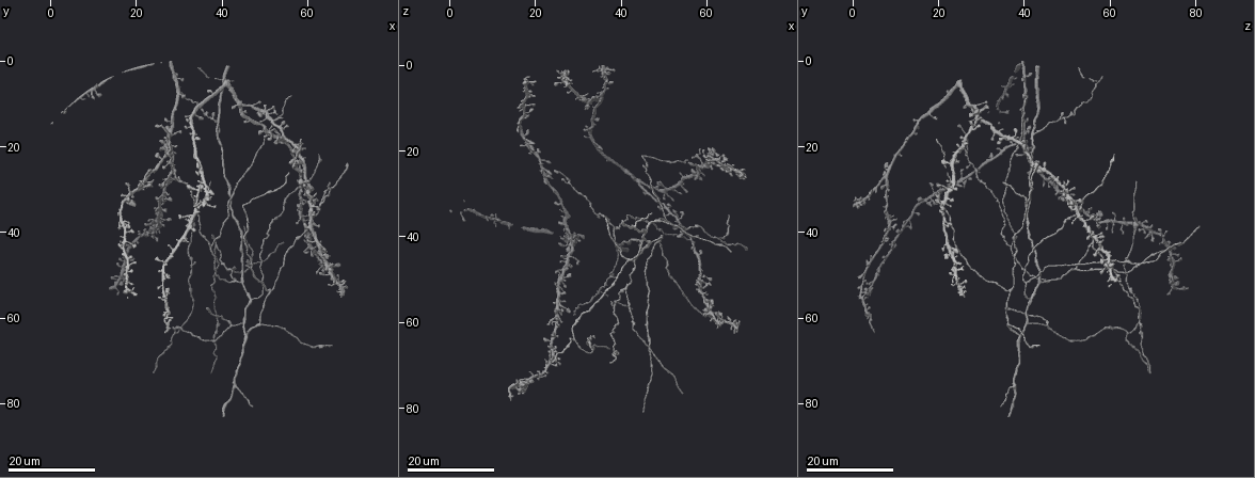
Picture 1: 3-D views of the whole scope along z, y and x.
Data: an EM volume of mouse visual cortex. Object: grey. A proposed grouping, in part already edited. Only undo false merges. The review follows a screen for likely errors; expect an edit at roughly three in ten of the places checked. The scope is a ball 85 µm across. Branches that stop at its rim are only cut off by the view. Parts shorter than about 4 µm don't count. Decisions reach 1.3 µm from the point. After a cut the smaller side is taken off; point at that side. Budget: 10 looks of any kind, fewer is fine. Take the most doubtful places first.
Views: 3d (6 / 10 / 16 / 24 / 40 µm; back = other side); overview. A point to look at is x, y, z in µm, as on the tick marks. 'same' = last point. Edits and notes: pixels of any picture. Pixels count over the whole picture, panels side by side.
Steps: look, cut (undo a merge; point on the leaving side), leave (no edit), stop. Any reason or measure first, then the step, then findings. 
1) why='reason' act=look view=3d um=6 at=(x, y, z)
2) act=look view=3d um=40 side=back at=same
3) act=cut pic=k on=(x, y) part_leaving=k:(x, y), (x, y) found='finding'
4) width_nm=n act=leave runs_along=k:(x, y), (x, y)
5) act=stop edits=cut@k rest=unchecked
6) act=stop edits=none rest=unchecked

why='three arms meet' act=look view=3d um=16 at=(63.5, 32.5, 40.5)

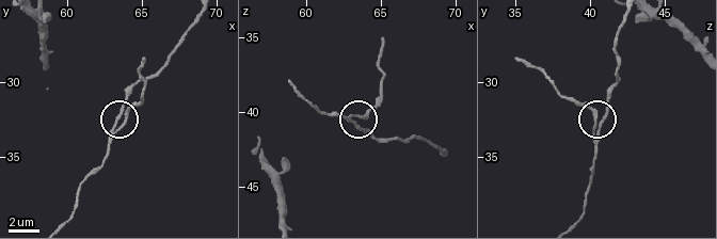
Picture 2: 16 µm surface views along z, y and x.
act=look view=3d um=6 at=(63.4, 33.0, 40.4)

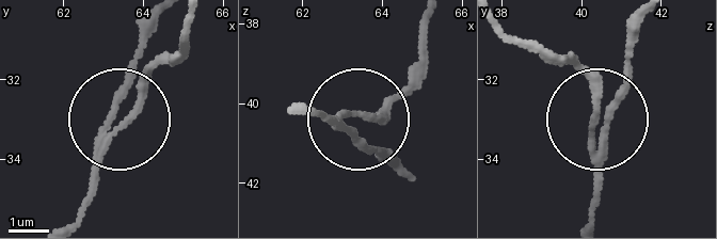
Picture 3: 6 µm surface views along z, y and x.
side_arm_um=9 act=cut pic=3 on=(140, 107) part_leaving=3:(102, 147), (143, 79), (180, 52), (190, 18) found='a second cell is stuck on'

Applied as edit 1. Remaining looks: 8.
why='four arms meet' act=look view=3d um=24 at=(46.5, 47.5, 67.0)

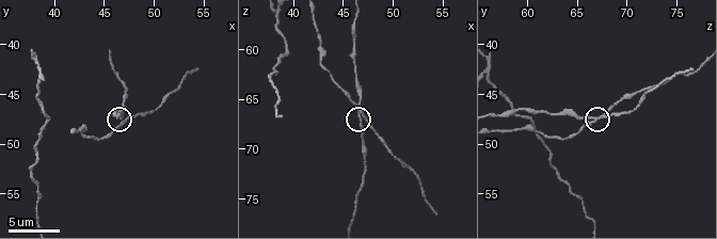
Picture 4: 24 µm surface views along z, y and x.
why='zoom in' act=look view=3d um=10 at=same

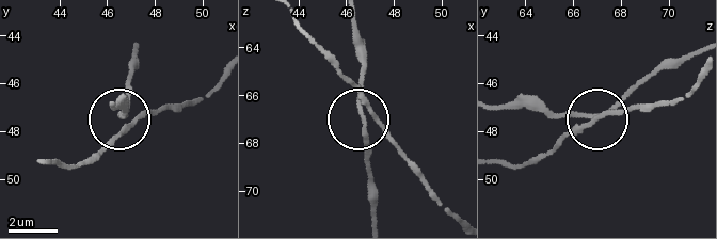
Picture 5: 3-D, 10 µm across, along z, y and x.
arms=4 act=leave runs_along=5:(292, 19), (354, 88), (362, 113), (361, 52) found='one cell here'

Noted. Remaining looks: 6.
why='arms part here' act=look view=3d um=16 at=(29.0, 63.5, 64.5)

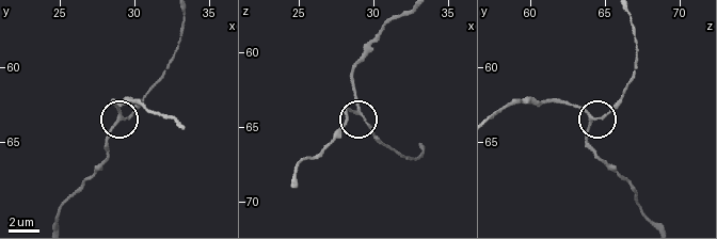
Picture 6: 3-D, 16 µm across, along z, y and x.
act=look view=3d um=6 at=(28.8, 63.8, 64.2)

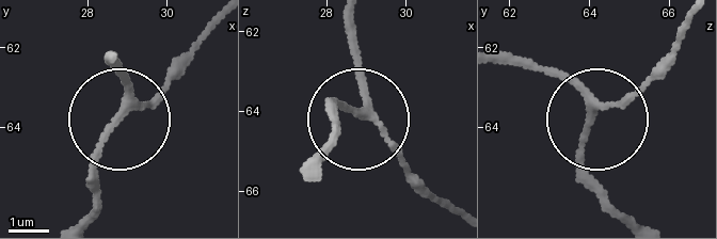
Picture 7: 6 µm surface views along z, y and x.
act=look view=3d um=6 side=back at=(28.90, 63.55, 64.10)

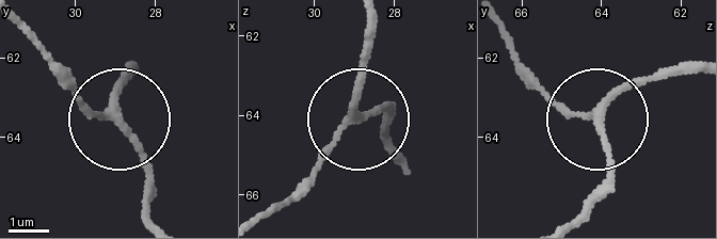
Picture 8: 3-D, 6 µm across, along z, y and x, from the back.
act=leave runs_along=8:(367, 18), (356, 116), (387, 116) found='one cell here'

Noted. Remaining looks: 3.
act=look view=3d um=16 at=(51.5, 15.5, 39.5)

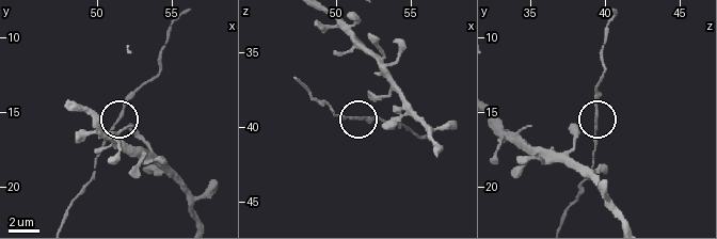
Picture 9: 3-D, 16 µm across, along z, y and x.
why='closer look' act=look view=3d um=10 at=(51.4, 15.4, 39.6)

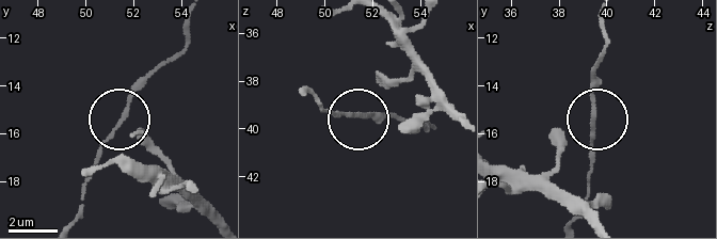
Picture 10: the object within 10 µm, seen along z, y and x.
act=leave runs_along=10:(76, 216), (98, 148), (132, 94), (155, 72) found='continuous, no second cell'

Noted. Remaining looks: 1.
act=stop edits=cut@3 rest=unchecked

